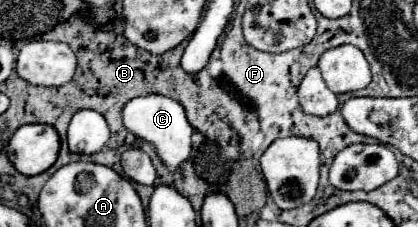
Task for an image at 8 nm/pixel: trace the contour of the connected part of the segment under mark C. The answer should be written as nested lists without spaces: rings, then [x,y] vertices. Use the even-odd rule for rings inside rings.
[[[157,93],[135,97],[123,107],[123,125],[135,137],[139,137],[139,139],[143,139],[147,143],[153,143],[157,157],[171,171],[177,171],[191,157],[193,127],[189,125],[187,117],[185,117],[185,109],[183,109],[183,105],[177,99],[171,99],[171,97],[165,97],[165,95],[157,95]]]

